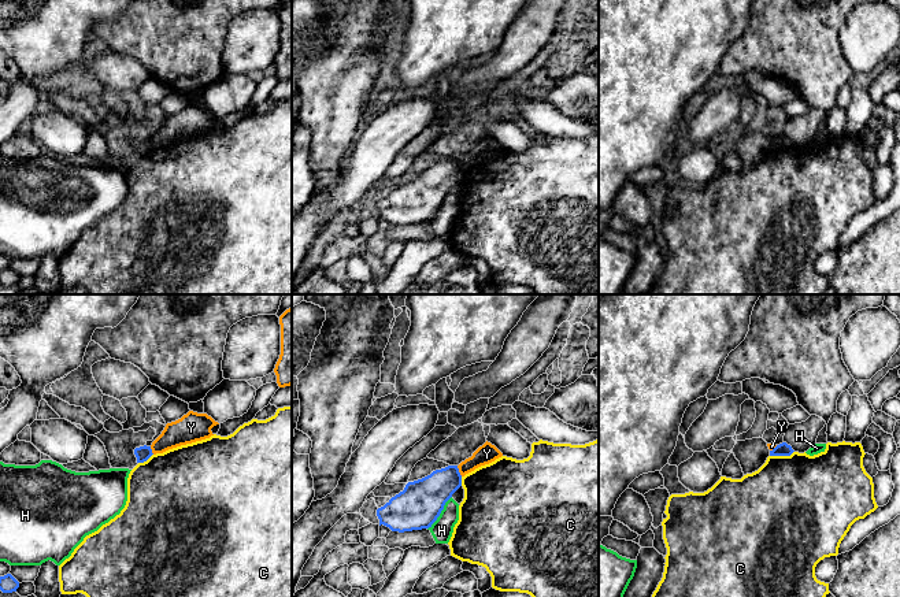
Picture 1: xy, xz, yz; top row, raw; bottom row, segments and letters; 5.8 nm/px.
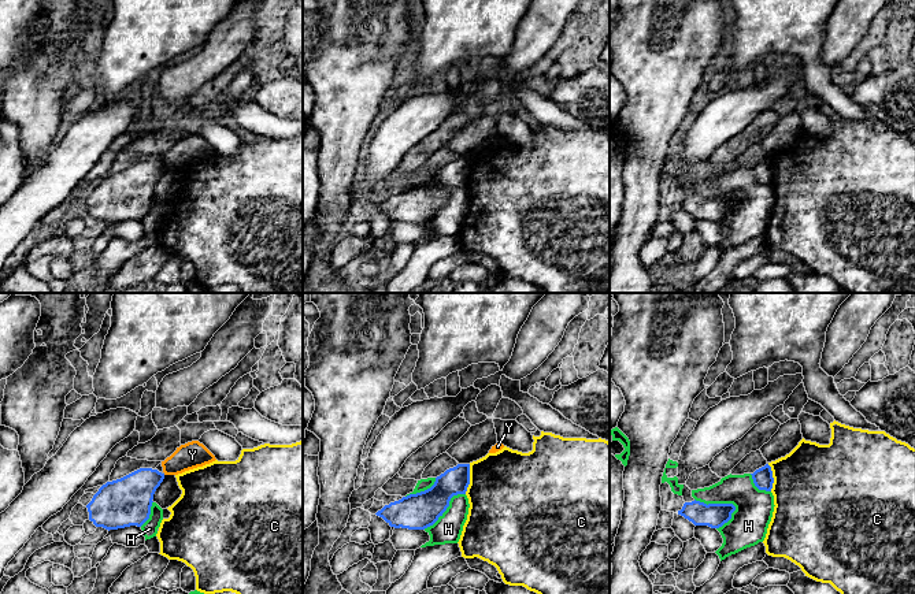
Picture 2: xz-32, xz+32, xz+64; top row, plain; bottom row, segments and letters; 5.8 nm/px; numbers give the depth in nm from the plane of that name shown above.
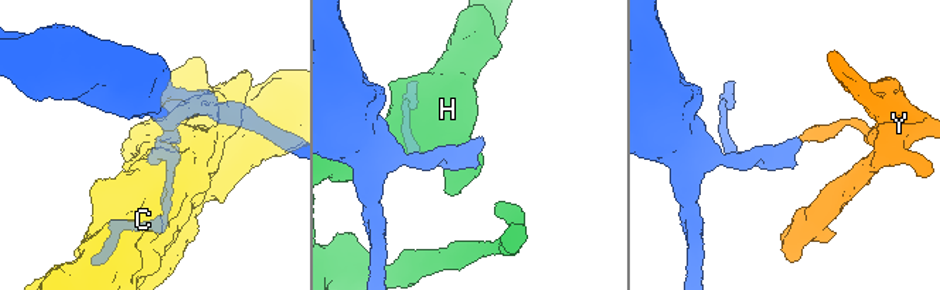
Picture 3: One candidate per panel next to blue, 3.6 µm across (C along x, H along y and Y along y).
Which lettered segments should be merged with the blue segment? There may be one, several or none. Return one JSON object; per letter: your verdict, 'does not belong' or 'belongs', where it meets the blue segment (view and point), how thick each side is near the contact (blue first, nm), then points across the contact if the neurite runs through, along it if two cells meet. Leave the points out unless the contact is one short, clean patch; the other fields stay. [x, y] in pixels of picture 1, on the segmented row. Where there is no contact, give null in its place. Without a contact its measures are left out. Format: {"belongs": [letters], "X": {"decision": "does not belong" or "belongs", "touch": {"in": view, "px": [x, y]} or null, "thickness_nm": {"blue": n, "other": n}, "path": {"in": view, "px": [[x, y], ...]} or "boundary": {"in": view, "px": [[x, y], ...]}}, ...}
{"belongs": [], "C": {"decision": "does not belong", "touch": {"in": "yz", "px": [781, 455]}, "thickness_nm": {"blue": 80, "other": 480}, "boundary": {"in": "yz", "px": [[793, 451], [789, 455], [770, 456]]}}, "H": {"decision": "does not belong", "touch": {"in": "xz", "px": [440, 512]}, "thickness_nm": {"blue": 260, "other": 130}}, "Y": {"decision": "does not belong", "touch": {"in": "xz", "px": [458, 471]}, "thickness_nm": {"blue": 240, "other": 120}, "boundary": {"in": "xz", "px": [[456, 466], [462, 475]]}}}

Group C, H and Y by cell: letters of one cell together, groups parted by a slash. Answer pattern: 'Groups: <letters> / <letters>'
Groups: C / H / Y

